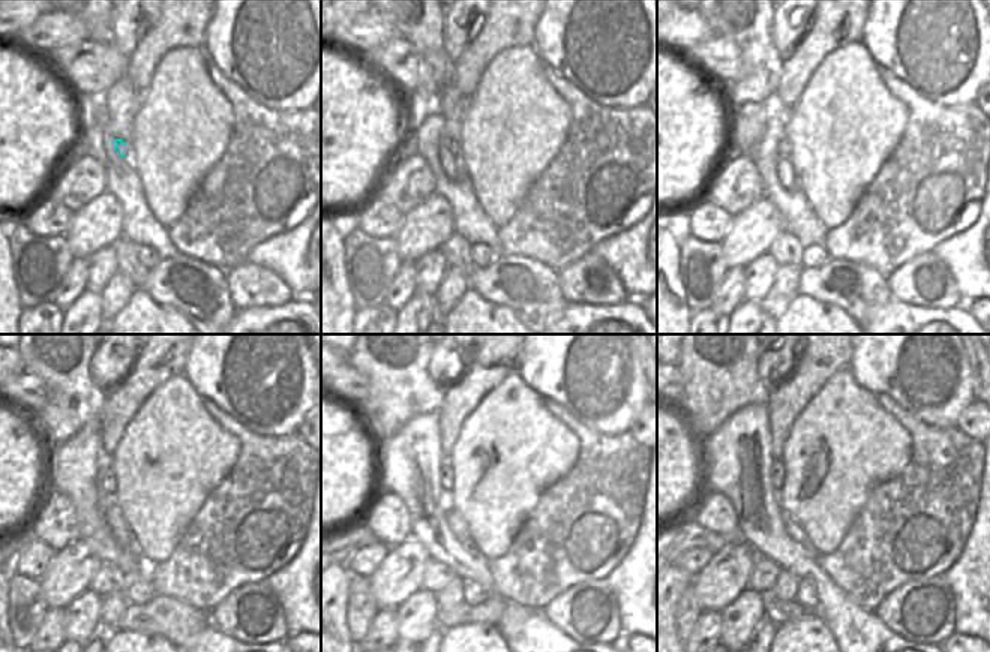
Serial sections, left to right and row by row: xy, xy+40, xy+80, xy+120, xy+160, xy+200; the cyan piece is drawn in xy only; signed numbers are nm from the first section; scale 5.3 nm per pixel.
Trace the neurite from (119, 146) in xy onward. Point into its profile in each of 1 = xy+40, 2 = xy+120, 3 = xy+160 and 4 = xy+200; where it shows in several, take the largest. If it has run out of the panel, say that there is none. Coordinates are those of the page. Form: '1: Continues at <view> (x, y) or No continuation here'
1: Continues at xy+40 (455, 147)
2: Continues at xy+120 (108, 483)
3: Continues at xy+160 (444, 468)
4: Continues at xy+200 (777, 468).

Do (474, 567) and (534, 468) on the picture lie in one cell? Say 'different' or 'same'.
different

